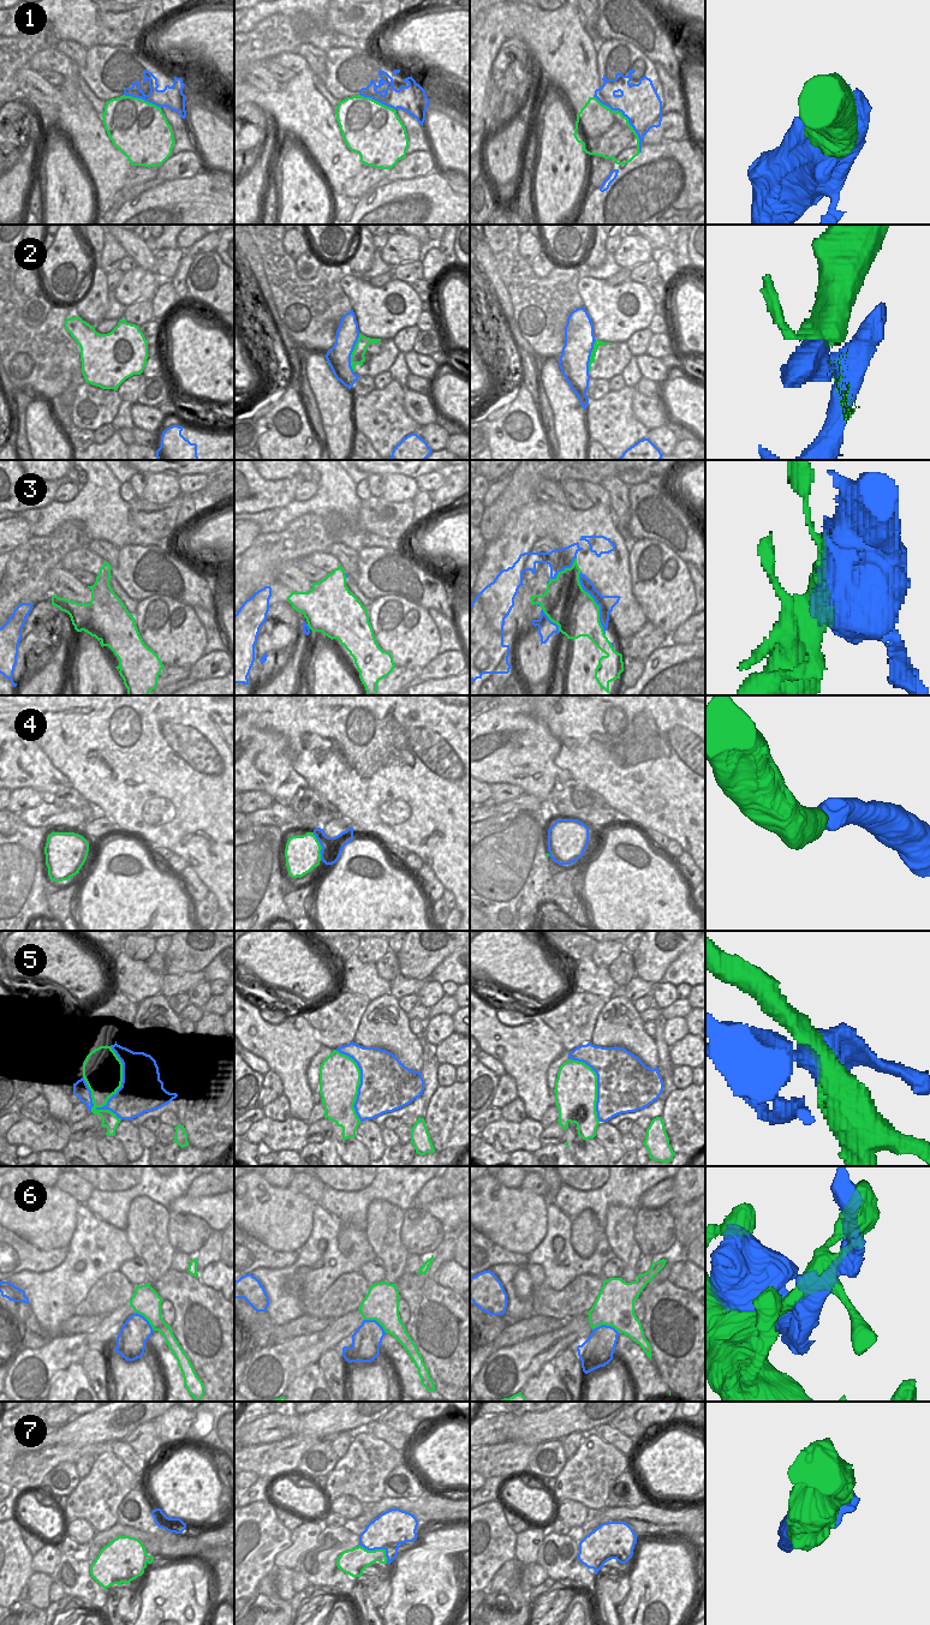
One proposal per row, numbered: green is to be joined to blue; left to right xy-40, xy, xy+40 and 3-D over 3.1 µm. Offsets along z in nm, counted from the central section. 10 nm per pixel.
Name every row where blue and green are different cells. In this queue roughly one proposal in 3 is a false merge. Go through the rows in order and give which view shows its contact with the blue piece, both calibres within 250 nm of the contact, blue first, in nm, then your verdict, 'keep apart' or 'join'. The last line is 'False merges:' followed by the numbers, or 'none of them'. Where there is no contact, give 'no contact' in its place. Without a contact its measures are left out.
1: contact in xy+40; calibres 400 and 480 nm; join
2: contact in xy; calibres 240 and 140 nm; keep apart
3: contact in xy+40; calibres 150 and 440 nm; join
4: contact in xy; calibres 220 and 340 nm; join
5: contact in xy-40; calibres 440 and 400 nm; keep apart
6: contact in xy+40; calibres 300 and 400 nm; keep apart
7: contact in xy; calibres 360 and 240 nm; join
False merges: 2, 5, 6

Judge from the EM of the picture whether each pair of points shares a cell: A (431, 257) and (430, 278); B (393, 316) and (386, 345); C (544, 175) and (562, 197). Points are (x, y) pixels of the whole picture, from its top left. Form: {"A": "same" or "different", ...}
{"A": "same", "B": "different", "C": "same"}

